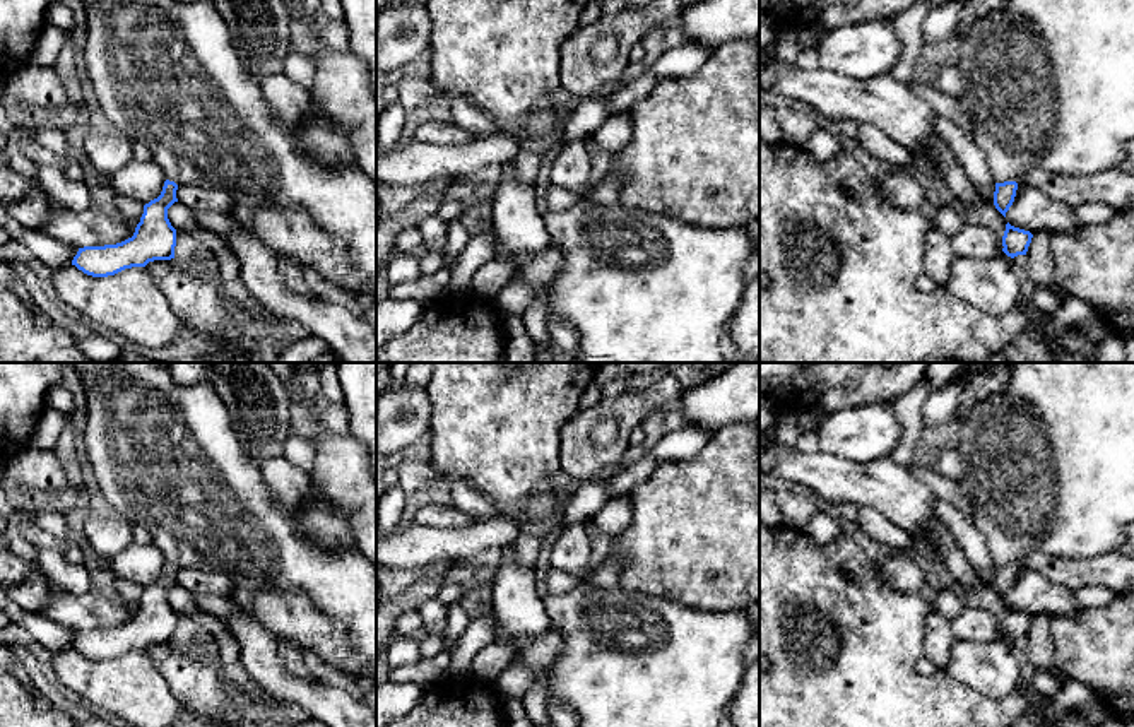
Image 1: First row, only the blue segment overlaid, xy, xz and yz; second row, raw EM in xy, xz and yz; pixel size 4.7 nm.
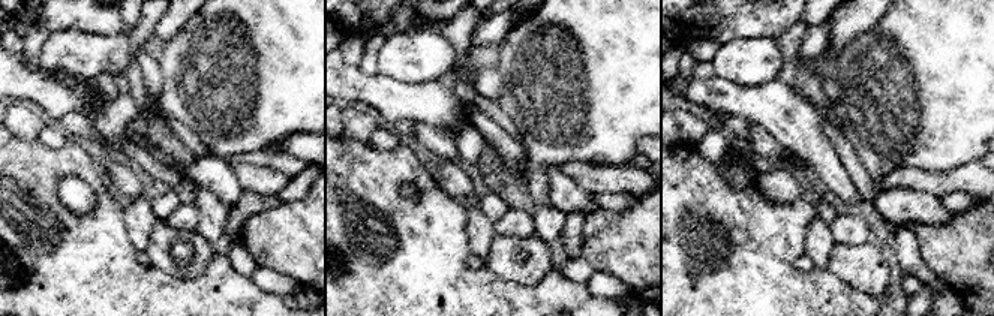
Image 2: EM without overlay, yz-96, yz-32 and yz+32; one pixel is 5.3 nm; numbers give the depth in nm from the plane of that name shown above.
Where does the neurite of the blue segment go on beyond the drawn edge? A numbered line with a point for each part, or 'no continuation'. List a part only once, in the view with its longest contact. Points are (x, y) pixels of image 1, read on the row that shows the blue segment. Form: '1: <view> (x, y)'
1: yz (1049, 84)

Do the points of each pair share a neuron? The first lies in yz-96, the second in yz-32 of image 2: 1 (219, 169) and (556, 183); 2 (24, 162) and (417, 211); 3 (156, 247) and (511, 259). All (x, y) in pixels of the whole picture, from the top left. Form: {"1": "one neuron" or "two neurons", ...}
{"1": "one neuron", "2": "one neuron", "3": "one neuron"}

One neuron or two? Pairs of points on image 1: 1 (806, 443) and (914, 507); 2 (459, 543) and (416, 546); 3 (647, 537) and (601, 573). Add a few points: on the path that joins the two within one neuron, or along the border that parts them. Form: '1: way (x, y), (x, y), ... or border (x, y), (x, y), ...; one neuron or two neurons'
1: border (794, 445), (801, 450), (818, 450); two neurons
2: way (448, 544), (426, 544); one neuron
3: border (609, 556), (623, 563), (620, 585); two neurons

